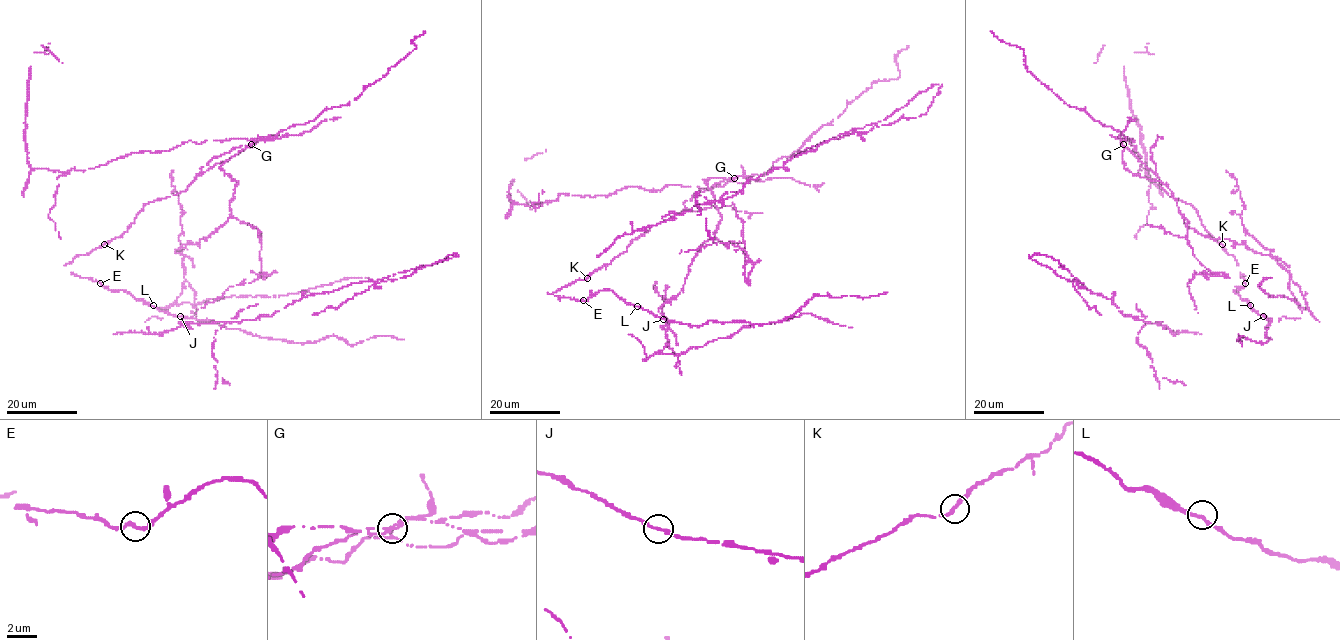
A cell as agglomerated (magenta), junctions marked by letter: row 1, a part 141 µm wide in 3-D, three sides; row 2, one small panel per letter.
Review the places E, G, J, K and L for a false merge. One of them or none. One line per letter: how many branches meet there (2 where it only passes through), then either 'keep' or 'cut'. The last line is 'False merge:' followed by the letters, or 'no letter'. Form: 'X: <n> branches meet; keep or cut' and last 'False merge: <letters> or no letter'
E: 2 branches meet; keep
G: 2 branches meet; cut
J: 2 branches meet; keep
K: 2 branches meet; keep
L: 2 branches meet; keep
False merge: G

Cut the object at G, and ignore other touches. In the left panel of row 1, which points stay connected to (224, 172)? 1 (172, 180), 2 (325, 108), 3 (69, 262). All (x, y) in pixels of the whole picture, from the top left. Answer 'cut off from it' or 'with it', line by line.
1: with it
2: cut off from it
3: cut off from it

